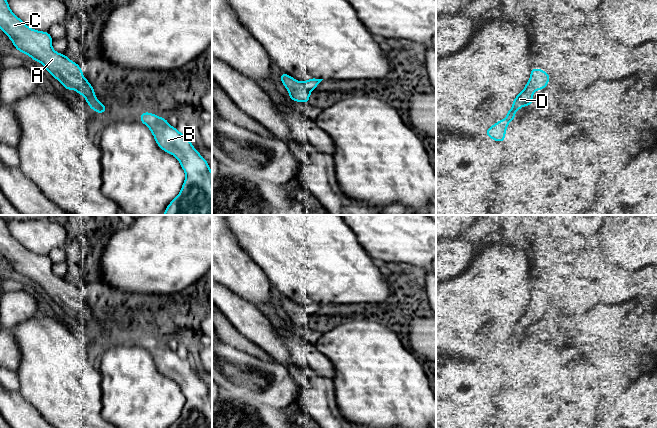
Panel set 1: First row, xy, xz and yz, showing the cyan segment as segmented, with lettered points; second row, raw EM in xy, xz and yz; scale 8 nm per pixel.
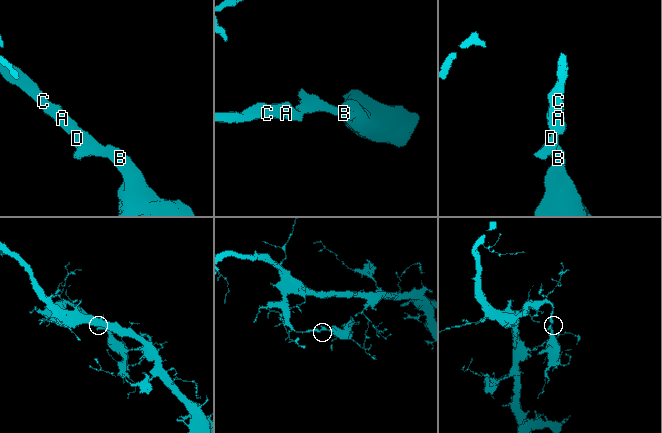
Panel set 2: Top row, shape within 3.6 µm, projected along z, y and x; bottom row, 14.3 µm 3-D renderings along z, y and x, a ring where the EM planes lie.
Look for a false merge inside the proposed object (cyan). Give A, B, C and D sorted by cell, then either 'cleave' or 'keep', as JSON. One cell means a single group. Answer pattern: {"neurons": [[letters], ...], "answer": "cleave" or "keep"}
{"neurons": [["A", "B", "C", "D"]], "answer": "keep"}

